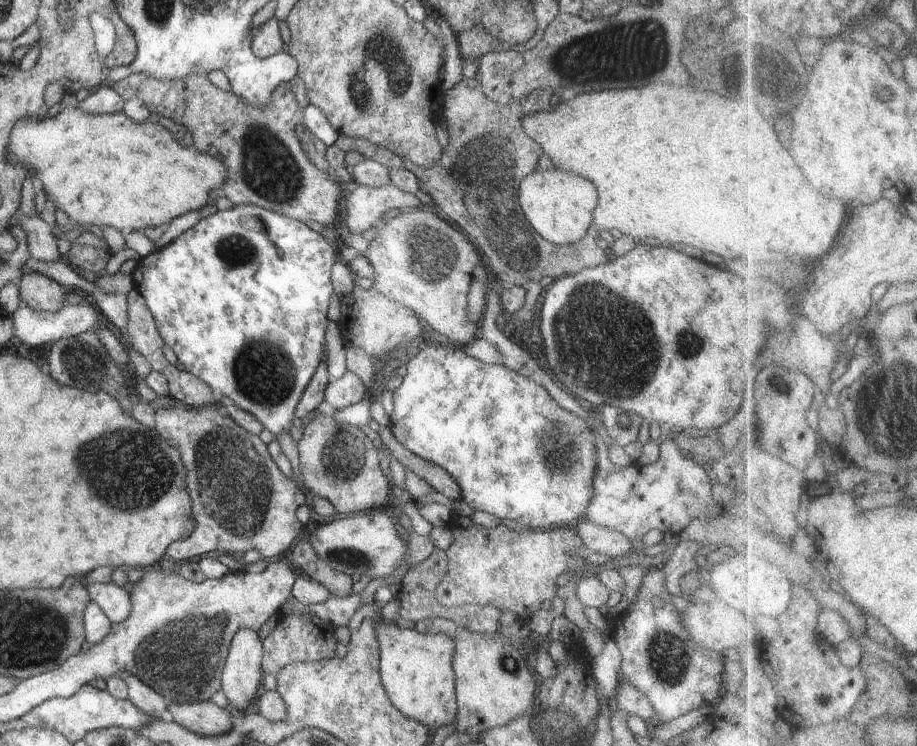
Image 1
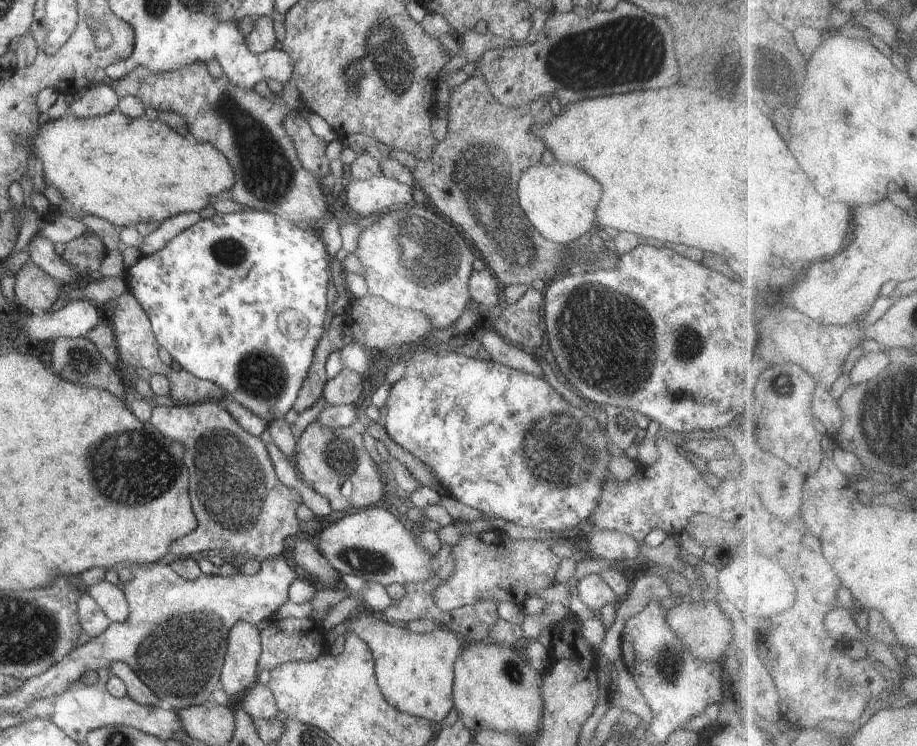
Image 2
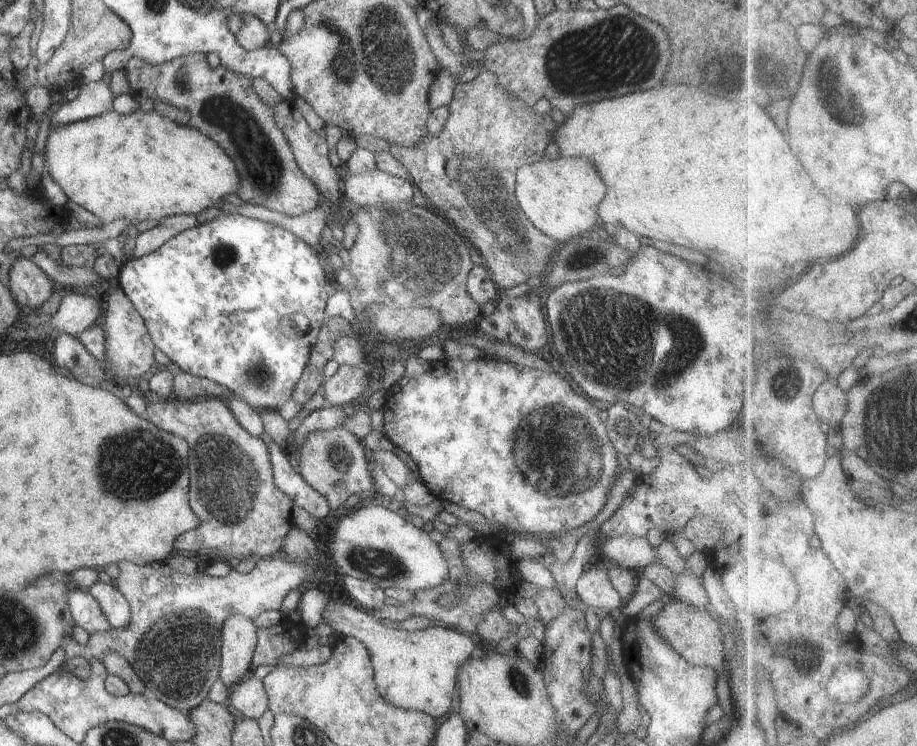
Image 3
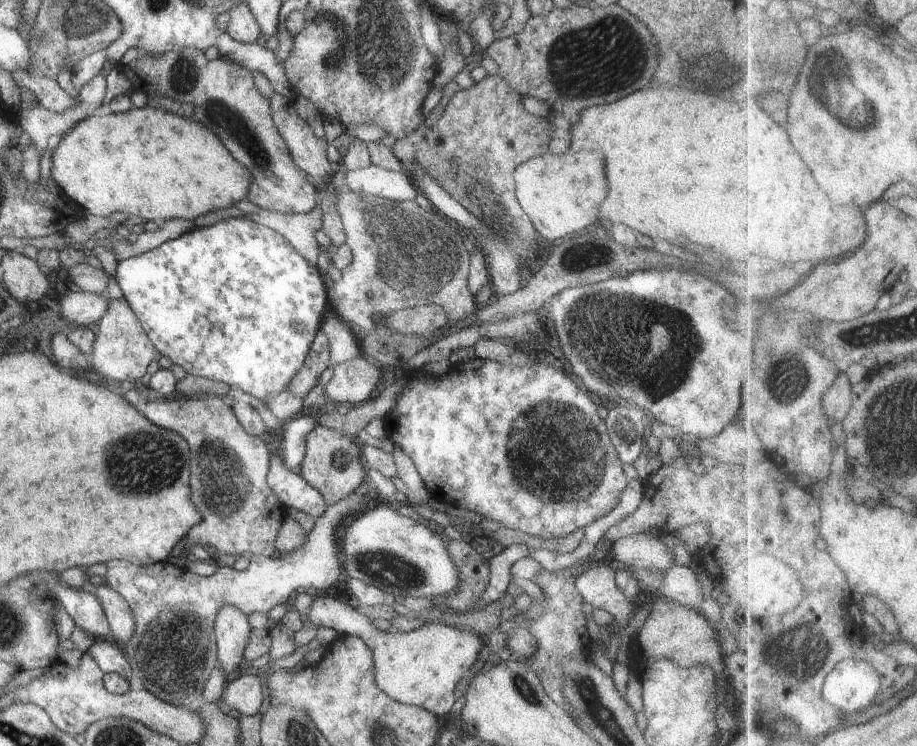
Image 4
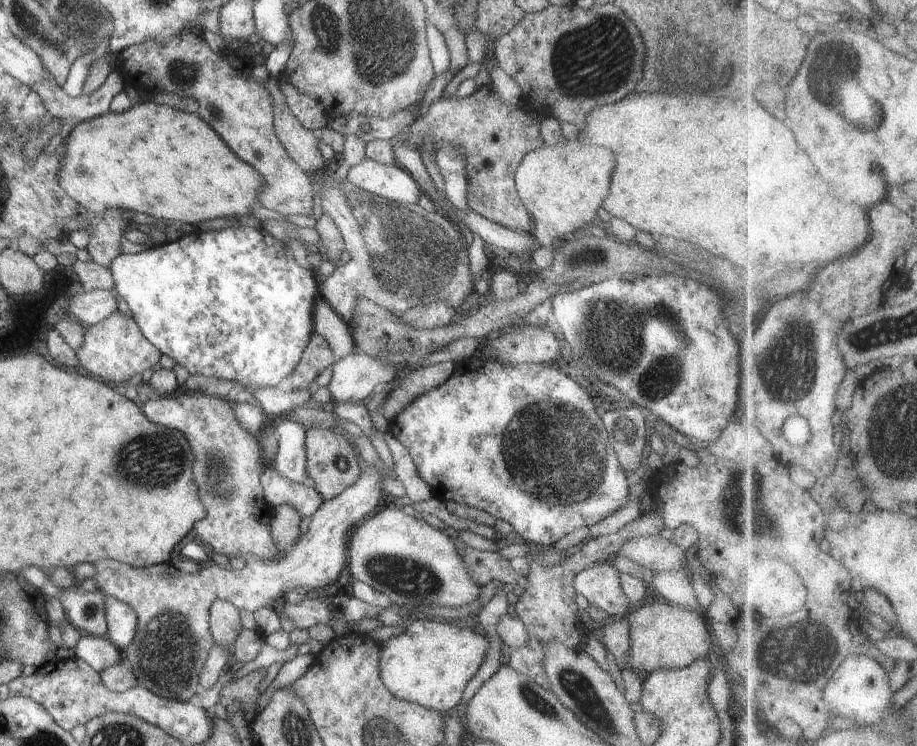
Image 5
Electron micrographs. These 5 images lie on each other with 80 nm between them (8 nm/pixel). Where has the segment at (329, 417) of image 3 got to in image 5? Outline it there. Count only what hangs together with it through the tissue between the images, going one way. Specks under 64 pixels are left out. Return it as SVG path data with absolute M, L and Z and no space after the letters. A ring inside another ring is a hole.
M283 417L274 424L278 450L270 463L281 477L311 486L307 476L307 452L305 432L307 429L300 421Z

